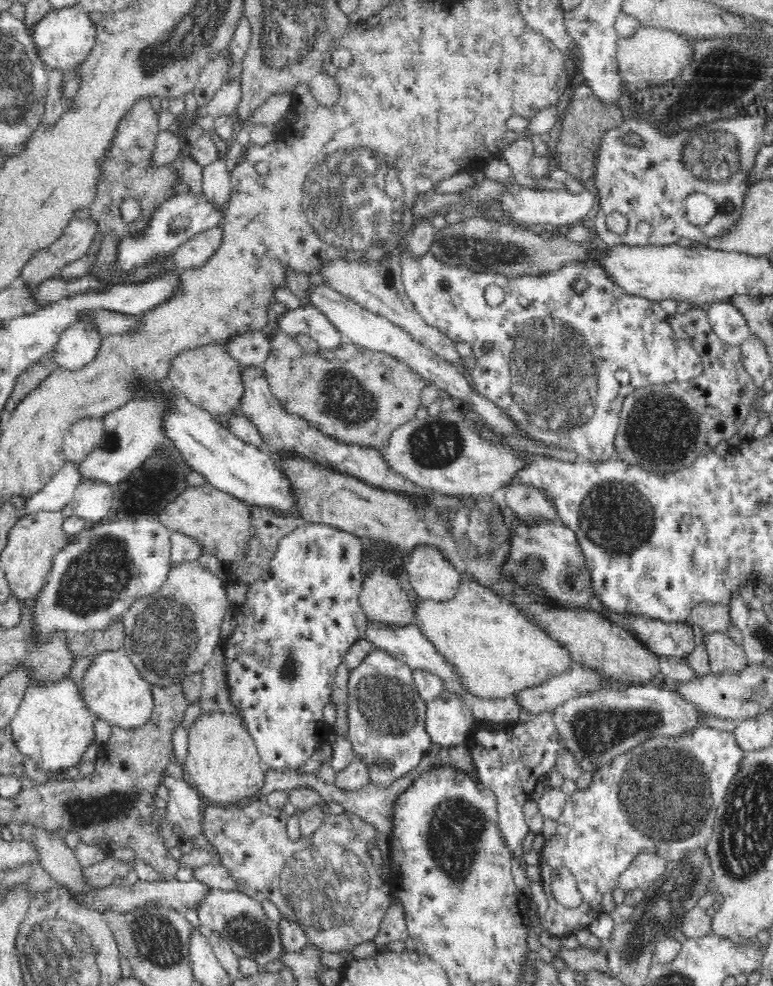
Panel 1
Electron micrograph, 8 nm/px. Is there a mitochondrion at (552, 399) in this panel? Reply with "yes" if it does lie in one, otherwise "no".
yes

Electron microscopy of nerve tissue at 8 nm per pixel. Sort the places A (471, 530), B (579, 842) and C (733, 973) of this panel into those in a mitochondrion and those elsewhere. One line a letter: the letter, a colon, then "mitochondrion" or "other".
A: mitochondrion
B: other
C: other

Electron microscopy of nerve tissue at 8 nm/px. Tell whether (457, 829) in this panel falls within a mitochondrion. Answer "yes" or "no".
yes

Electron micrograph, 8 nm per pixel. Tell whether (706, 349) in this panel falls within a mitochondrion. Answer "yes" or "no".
no

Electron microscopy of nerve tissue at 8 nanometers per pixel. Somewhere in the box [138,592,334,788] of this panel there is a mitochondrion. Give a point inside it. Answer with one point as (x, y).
(289, 673)

